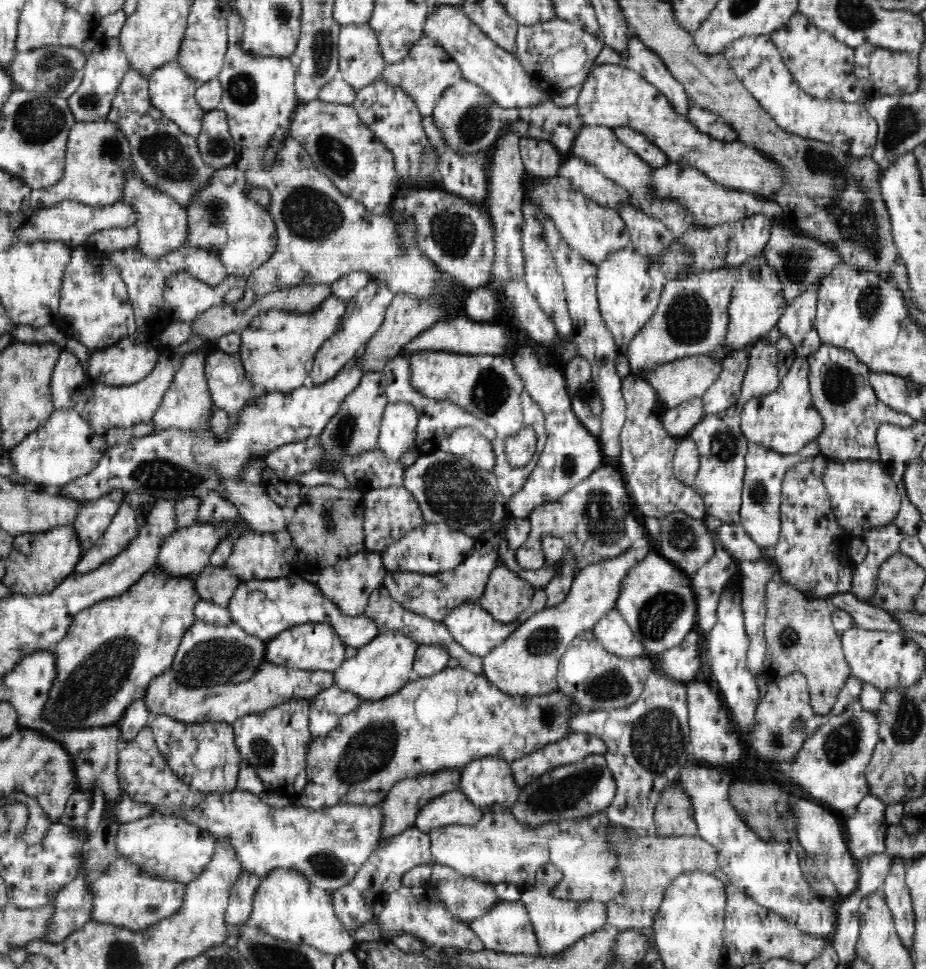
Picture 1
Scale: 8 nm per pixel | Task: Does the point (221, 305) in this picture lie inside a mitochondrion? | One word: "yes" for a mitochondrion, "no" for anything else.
no

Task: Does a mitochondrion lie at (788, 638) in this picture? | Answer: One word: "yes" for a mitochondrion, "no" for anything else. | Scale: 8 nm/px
yes

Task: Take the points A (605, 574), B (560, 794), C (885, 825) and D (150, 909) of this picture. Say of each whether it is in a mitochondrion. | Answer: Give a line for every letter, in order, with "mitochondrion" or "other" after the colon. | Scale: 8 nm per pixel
A: other
B: mitochondrion
C: other
D: mitochondrion

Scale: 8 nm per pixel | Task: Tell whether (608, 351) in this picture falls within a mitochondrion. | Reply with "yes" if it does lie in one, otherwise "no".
no

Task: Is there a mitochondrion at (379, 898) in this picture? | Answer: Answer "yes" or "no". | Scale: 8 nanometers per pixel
no

